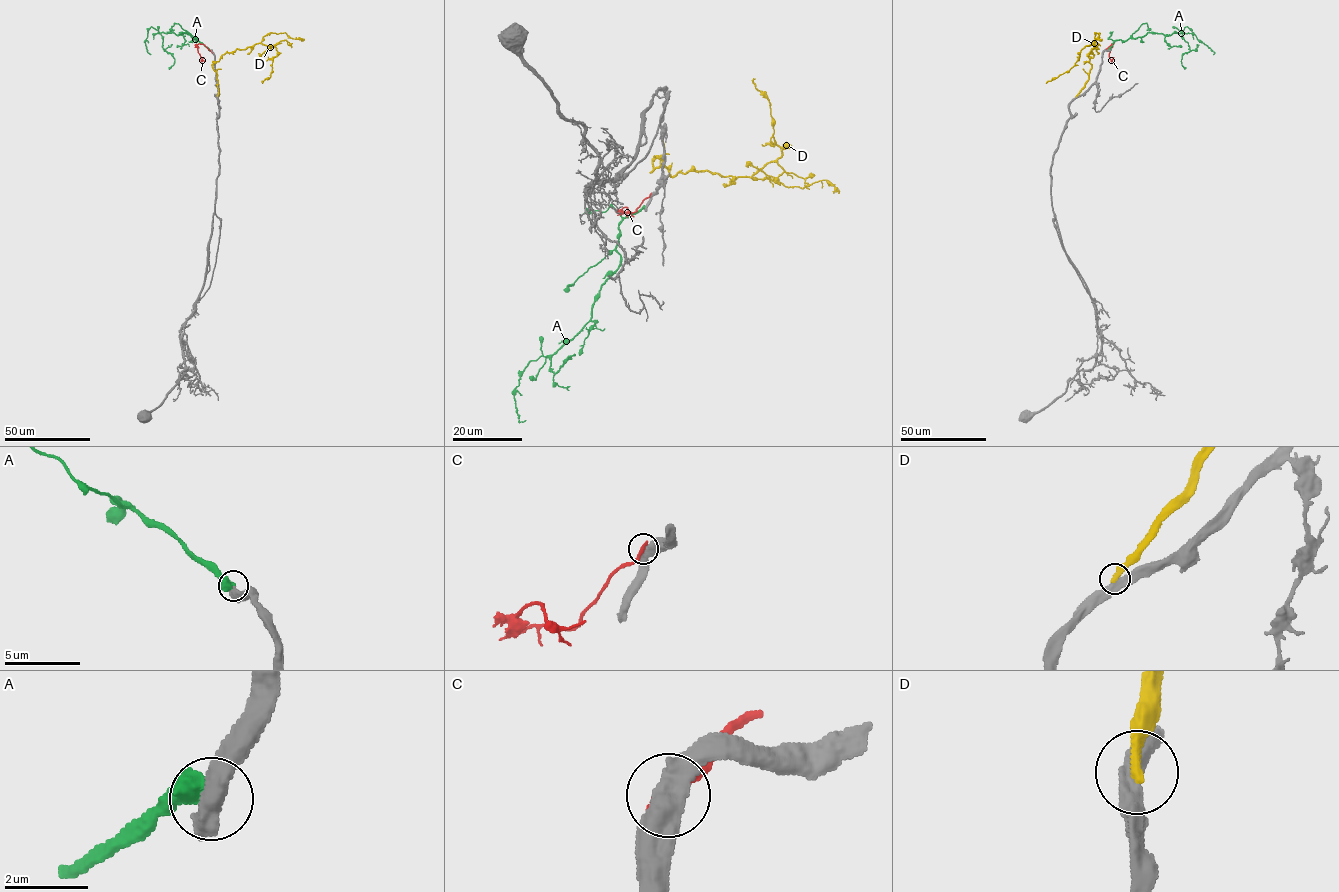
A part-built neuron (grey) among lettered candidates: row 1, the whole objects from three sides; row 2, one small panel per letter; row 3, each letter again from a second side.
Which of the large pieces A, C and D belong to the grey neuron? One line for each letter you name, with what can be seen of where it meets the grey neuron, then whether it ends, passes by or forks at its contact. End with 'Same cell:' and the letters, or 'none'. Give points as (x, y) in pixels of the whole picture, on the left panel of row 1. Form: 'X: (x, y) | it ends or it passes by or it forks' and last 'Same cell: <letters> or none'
Same cell: none

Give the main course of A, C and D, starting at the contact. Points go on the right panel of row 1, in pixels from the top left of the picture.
A: (1109, 49), (1118, 40), (1126, 41), (1148, 32), (1182, 33), (1187, 27), (1213, 54)
C: (1102, 52), (1111, 43), (1111, 61)
D: (1076, 96), (1088, 78), (1091, 65), (1085, 62), (1094, 54), (1094, 43), (1083, 48), (1068, 71), (1046, 83)

